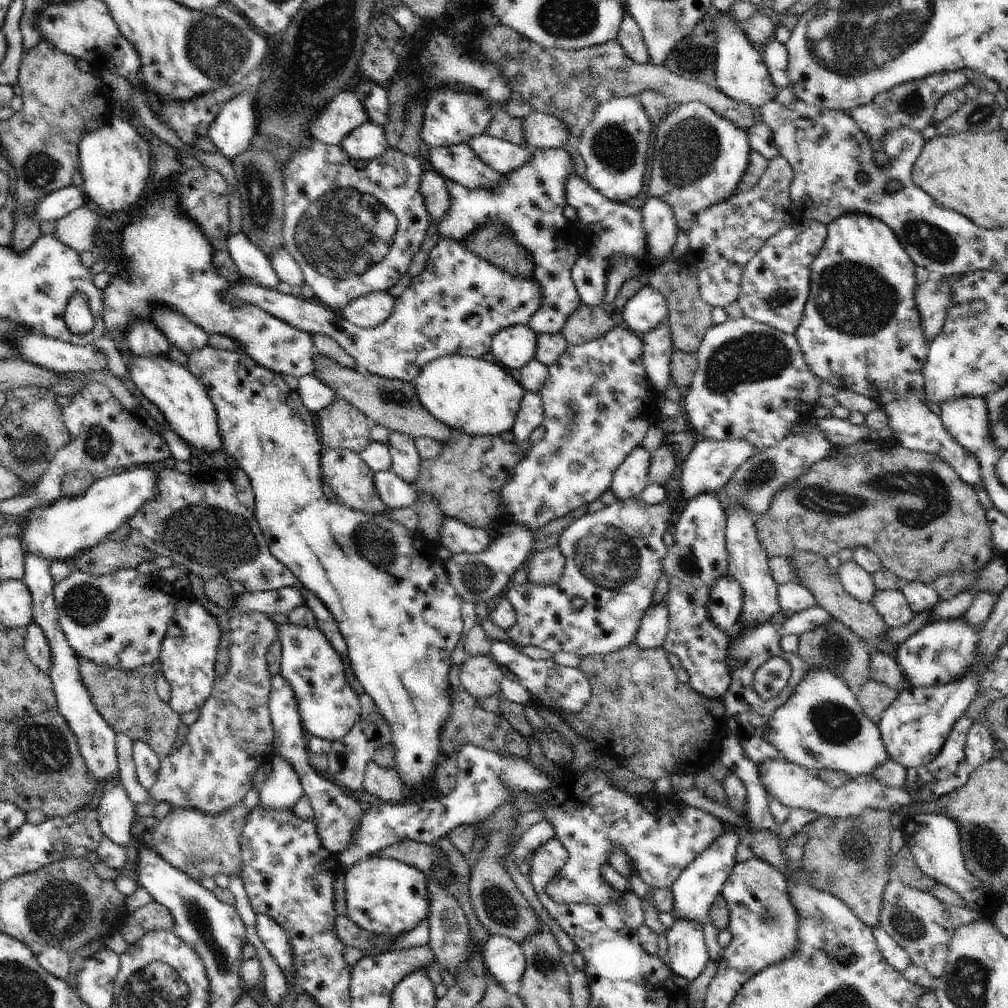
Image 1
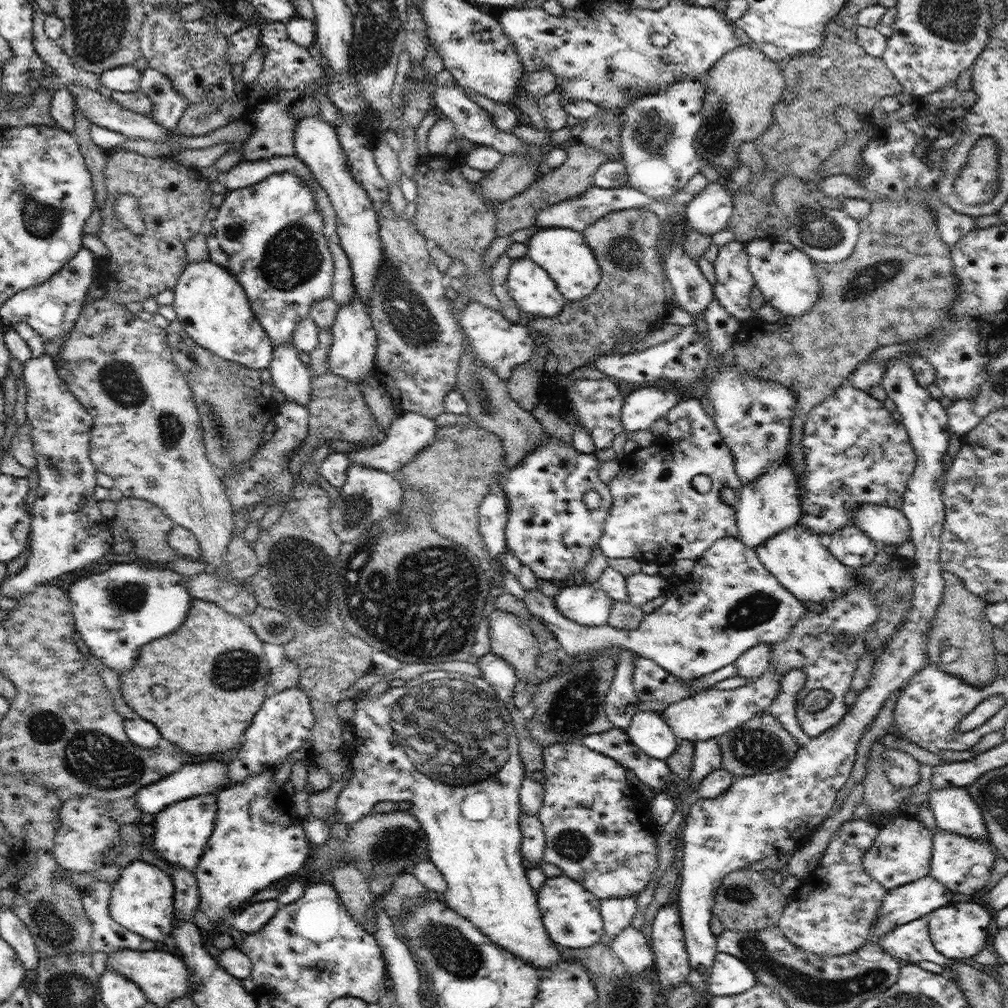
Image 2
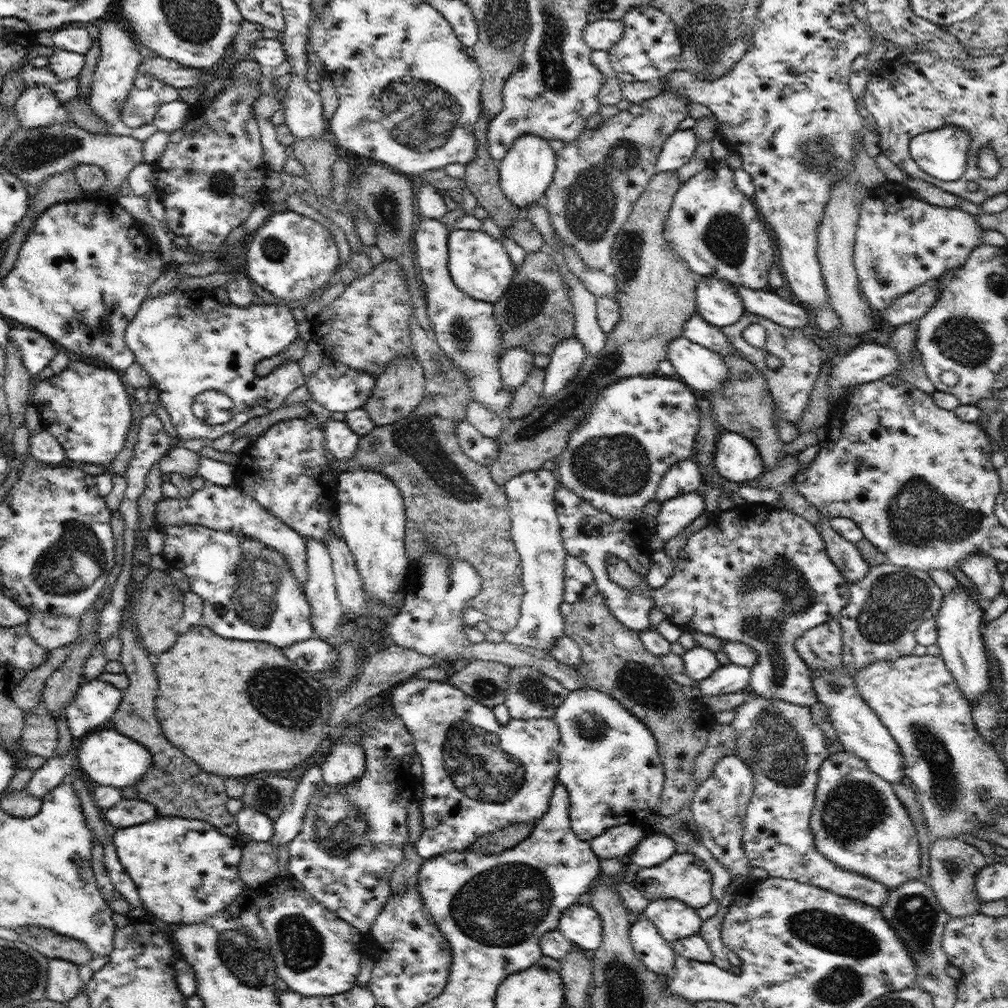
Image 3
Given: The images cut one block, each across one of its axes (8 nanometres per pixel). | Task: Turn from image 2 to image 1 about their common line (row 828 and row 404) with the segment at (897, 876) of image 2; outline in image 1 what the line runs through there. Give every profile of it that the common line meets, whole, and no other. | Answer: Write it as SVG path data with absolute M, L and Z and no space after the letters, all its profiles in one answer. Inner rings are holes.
M848 213L827 226L824 246L811 264L811 289L801 325L793 334L810 370L840 390L850 389L875 400L889 419L897 444L915 451L937 454L949 462L956 474L972 488L984 489L977 458L955 441L941 418L928 407L925 397L924 363L931 343L923 333L915 299L916 265L894 231L880 219Z

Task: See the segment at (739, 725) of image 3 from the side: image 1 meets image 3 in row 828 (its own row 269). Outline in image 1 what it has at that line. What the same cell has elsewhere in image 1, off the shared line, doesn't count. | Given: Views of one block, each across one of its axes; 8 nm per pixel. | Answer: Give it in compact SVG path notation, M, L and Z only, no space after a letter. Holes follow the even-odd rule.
M801 219L771 236L746 263L737 301L744 316L793 335L801 325L811 289L811 264L824 246L827 226L818 221Z

